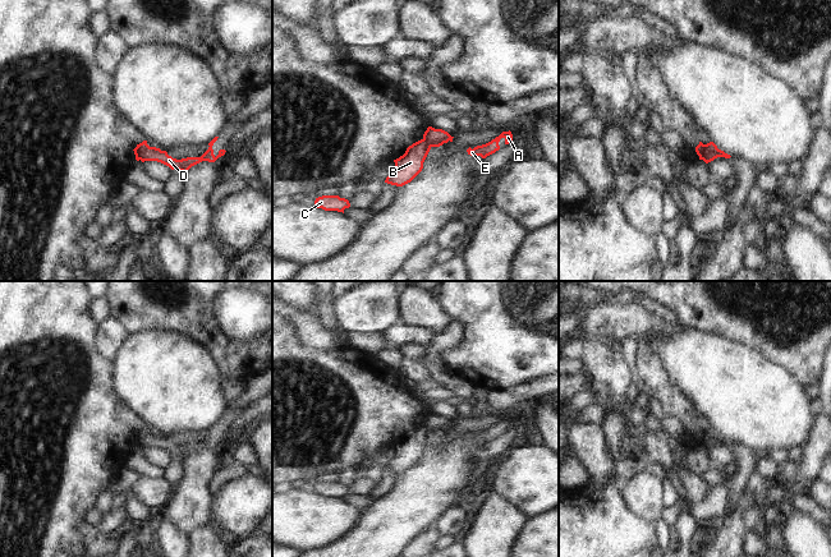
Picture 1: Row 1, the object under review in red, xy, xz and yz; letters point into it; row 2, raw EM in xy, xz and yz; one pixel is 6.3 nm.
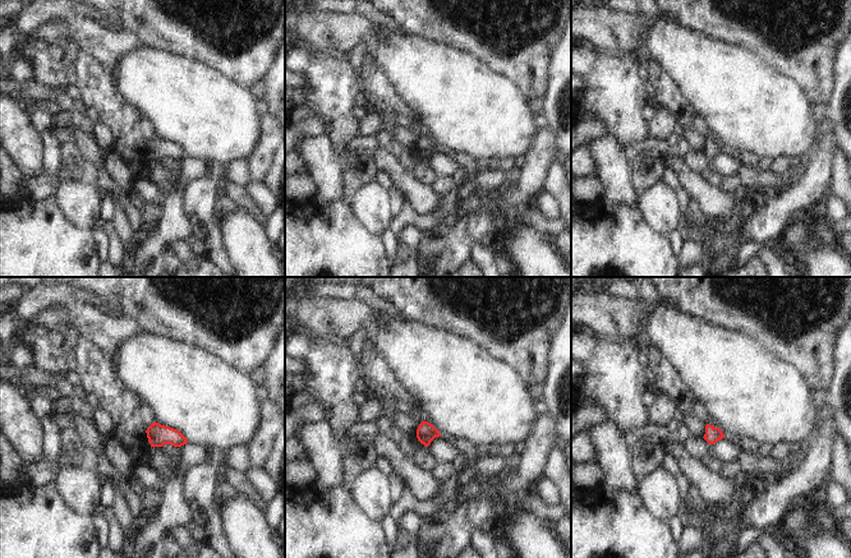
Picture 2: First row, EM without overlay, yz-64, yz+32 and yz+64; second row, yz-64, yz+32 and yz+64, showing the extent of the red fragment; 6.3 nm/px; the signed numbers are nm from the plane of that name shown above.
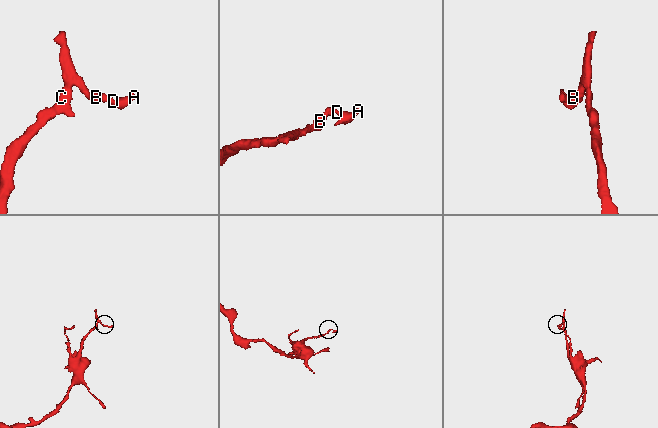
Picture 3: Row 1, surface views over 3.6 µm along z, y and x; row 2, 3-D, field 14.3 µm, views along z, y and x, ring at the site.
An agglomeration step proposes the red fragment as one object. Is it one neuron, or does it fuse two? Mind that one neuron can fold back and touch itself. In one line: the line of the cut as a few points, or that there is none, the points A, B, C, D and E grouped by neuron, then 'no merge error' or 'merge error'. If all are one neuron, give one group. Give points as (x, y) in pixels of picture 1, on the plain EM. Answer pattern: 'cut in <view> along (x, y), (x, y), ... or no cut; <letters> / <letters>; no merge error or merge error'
cut in yz along (706, 431), (702, 445); A D E / B C; merge error

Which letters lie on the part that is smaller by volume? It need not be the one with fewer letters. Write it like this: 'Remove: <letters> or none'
Remove: A, D, E

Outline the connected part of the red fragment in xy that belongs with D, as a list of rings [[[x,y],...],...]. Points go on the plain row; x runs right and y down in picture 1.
[[[215,423],[208,429],[210,432],[208,436],[201,443],[187,443],[182,446],[173,445],[171,442],[167,441],[166,437],[161,437],[160,434],[156,433],[150,433],[147,431],[147,427],[143,427],[142,429],[137,431],[138,443],[142,448],[157,447],[169,452],[171,456],[176,455],[179,457],[187,459],[192,452],[202,447],[215,448],[219,443],[225,441],[226,438],[225,436],[220,436],[217,442],[214,441],[212,432],[217,427],[217,424],[219,423]]]

